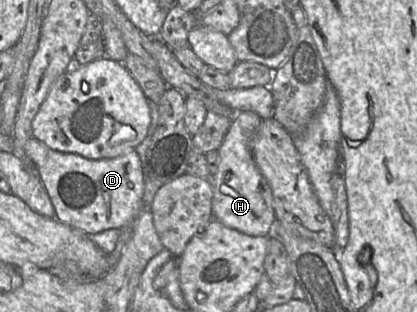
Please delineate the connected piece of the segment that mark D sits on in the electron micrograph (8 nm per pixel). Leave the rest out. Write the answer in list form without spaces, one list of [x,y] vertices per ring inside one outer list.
[[[31,137],[24,145],[26,157],[35,166],[55,211],[55,219],[86,234],[97,234],[108,229],[121,229],[138,216],[143,207],[144,169],[136,150],[114,158],[92,160],[75,153],[63,153],[49,148]]]

